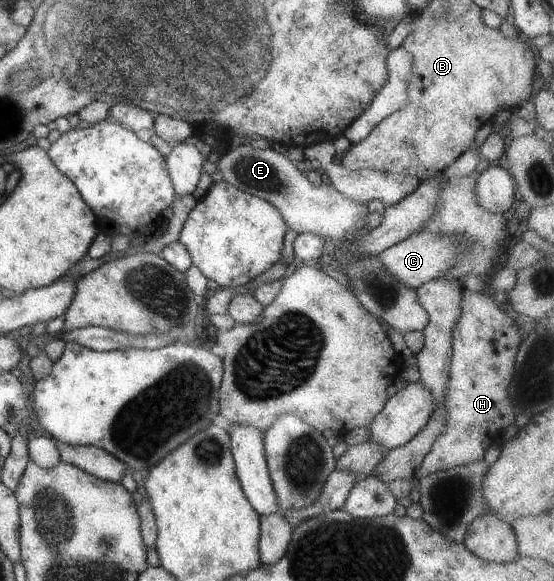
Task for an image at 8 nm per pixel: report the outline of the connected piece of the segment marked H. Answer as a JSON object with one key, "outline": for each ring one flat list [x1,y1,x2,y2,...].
{"outline":[[462,288,460,316,451,332,451,359,443,402,445,429,415,470,417,479,436,471,478,462,486,448,498,440,509,424,518,423,506,392,520,342,518,330,513,314,494,304,490,292]]}

